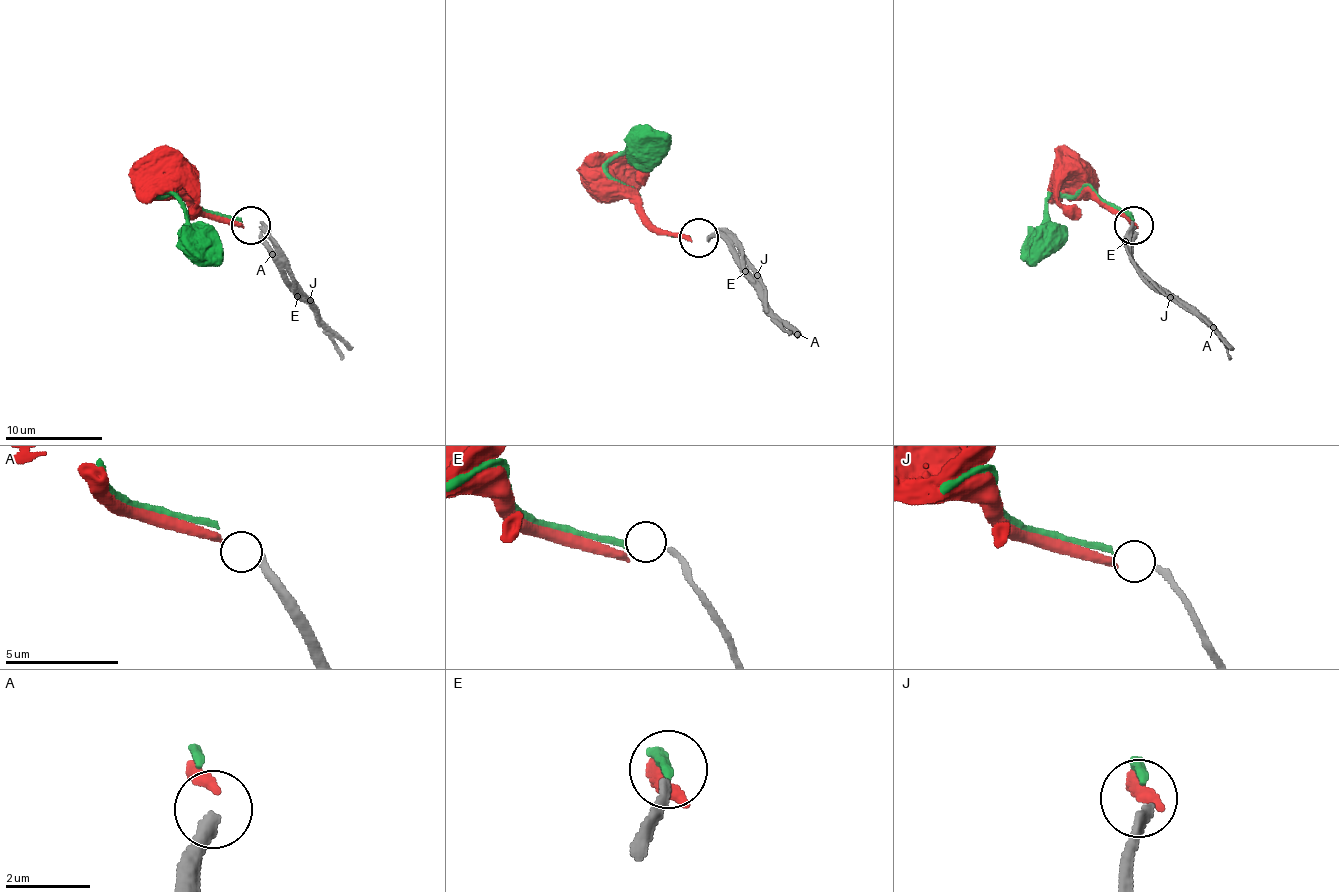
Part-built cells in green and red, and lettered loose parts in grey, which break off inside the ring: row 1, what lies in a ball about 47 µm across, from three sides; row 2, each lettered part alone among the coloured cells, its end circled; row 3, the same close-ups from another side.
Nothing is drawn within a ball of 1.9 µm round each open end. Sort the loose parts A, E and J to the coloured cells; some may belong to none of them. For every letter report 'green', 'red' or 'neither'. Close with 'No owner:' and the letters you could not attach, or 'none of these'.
A: red
E: neither
J: green
No owner: E

